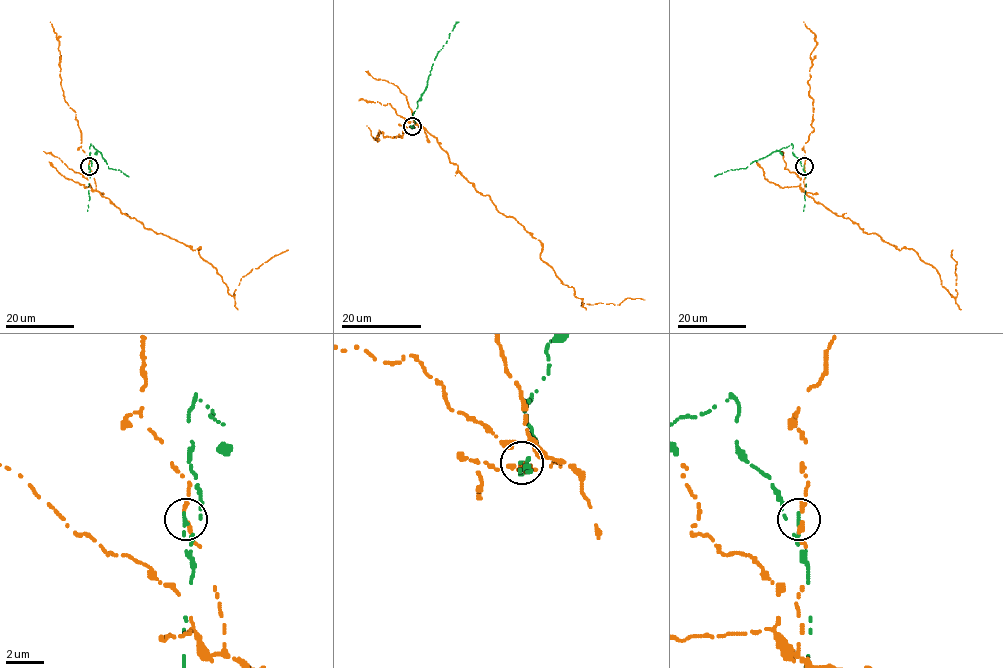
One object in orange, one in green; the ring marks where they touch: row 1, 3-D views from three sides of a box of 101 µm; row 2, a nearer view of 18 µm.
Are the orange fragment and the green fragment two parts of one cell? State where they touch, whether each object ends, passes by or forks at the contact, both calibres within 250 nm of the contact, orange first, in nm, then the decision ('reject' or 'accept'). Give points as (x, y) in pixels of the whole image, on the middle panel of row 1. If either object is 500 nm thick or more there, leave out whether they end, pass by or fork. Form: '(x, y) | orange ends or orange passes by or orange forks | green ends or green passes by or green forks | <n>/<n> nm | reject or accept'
(412, 126) | orange ends | green ends | 300/180 nm | reject

